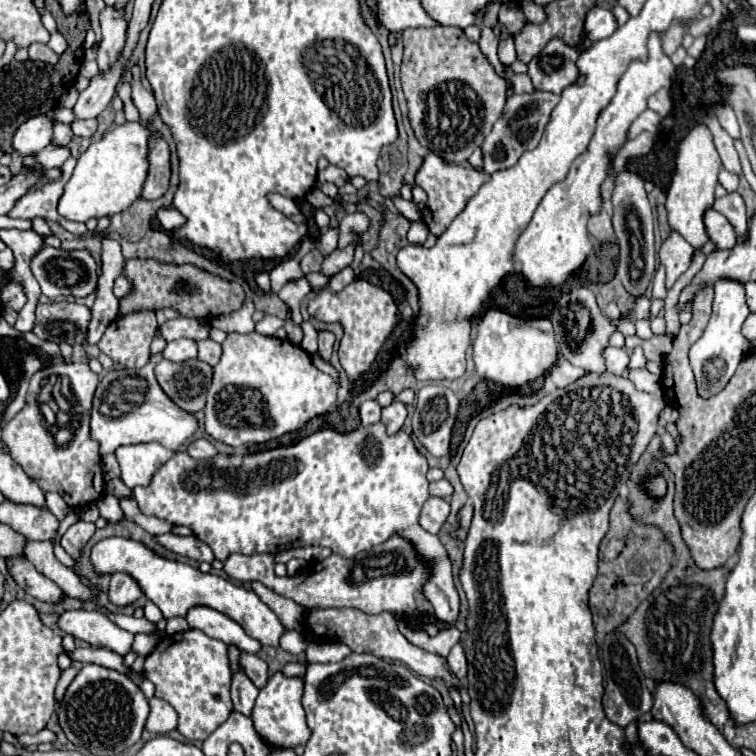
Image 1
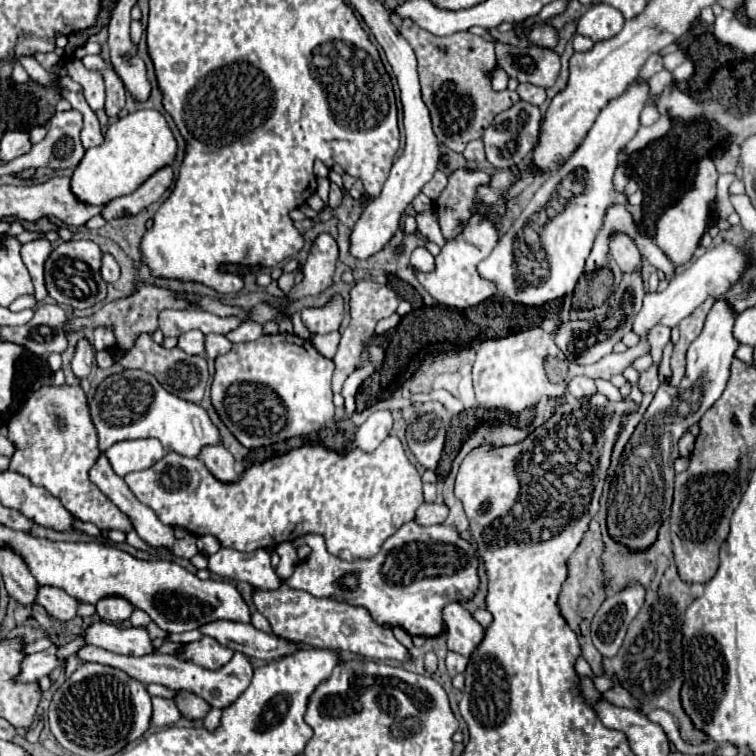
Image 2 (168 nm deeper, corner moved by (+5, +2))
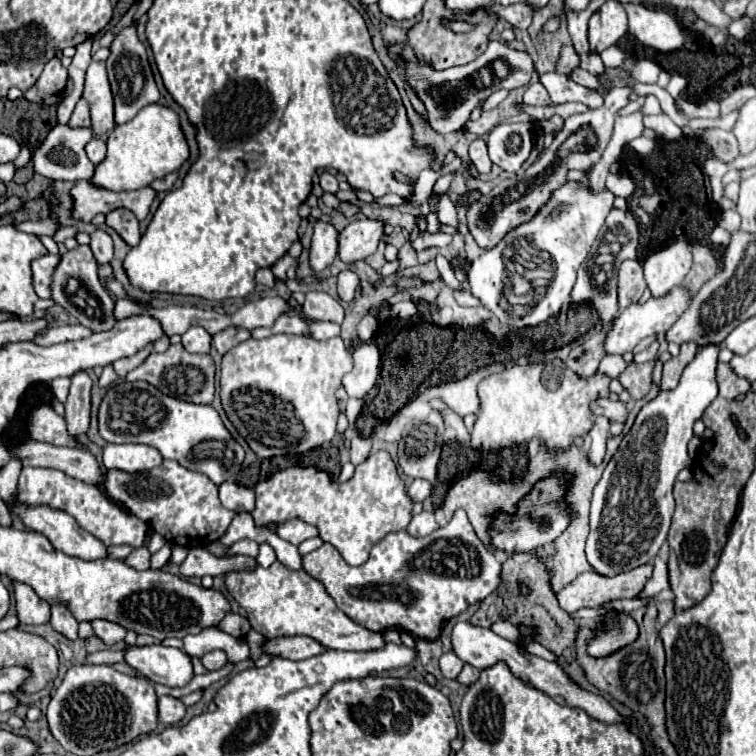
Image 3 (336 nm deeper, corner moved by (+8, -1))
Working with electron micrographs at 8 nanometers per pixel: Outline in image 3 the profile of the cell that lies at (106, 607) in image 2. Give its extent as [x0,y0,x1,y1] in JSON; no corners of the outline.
[92,619,126,645]

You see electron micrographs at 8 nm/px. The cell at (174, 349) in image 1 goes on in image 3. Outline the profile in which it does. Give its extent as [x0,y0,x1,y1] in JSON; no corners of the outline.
[182,327,210,353]

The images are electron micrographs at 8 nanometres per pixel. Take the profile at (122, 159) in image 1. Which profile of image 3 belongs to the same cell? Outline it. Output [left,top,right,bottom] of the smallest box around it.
[92,103,188,191]

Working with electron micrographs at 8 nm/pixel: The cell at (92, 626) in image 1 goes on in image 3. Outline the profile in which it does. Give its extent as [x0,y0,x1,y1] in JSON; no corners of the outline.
[122,645,194,687]

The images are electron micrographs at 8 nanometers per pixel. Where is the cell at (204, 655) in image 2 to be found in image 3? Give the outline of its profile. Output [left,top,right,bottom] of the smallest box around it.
[200,651,228,671]

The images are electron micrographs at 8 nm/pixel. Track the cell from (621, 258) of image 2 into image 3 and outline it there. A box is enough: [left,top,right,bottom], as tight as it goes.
[618,261,646,309]

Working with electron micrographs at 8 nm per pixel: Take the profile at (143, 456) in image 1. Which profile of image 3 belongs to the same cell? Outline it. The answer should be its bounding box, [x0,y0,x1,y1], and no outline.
[104,443,162,473]

